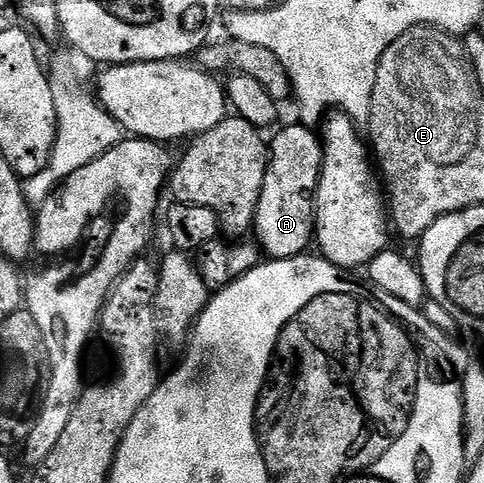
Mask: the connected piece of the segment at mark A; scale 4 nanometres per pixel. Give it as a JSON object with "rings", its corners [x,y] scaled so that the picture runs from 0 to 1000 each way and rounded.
{"rings":[[[605,253],[597,265],[583,267],[570,284],[560,284],[550,377],[541,385],[541,410],[533,418],[525,466],[525,489],[531,489],[527,495],[548,532],[589,538],[638,520],[636,503],[643,507],[649,497],[649,400],[661,381],[661,354],[667,342],[669,300],[663,284],[647,267]]]}

